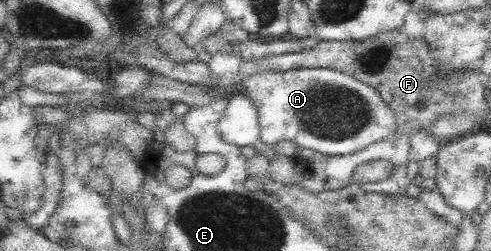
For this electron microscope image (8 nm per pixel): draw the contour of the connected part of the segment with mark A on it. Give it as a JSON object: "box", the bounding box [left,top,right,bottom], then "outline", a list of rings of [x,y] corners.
{"box":[238,68,397,157],"outline":[[[328,68],[256,70],[238,88],[257,108],[259,139],[272,148],[283,140],[328,157],[362,151],[397,131],[395,115],[371,85]]]}

